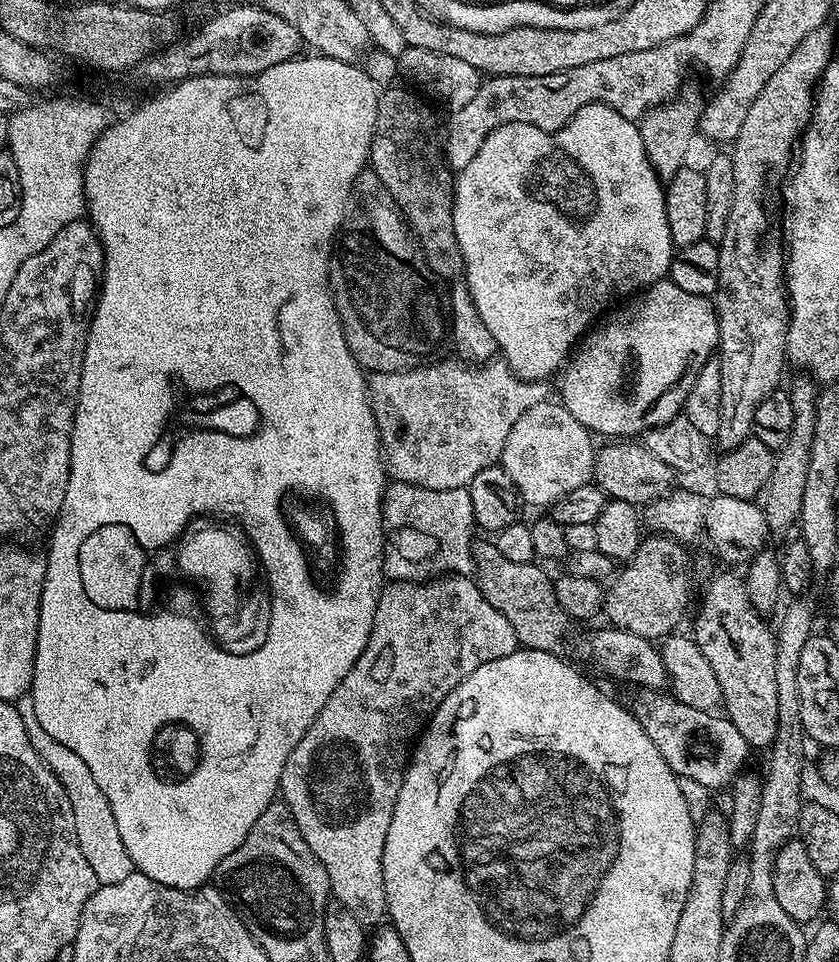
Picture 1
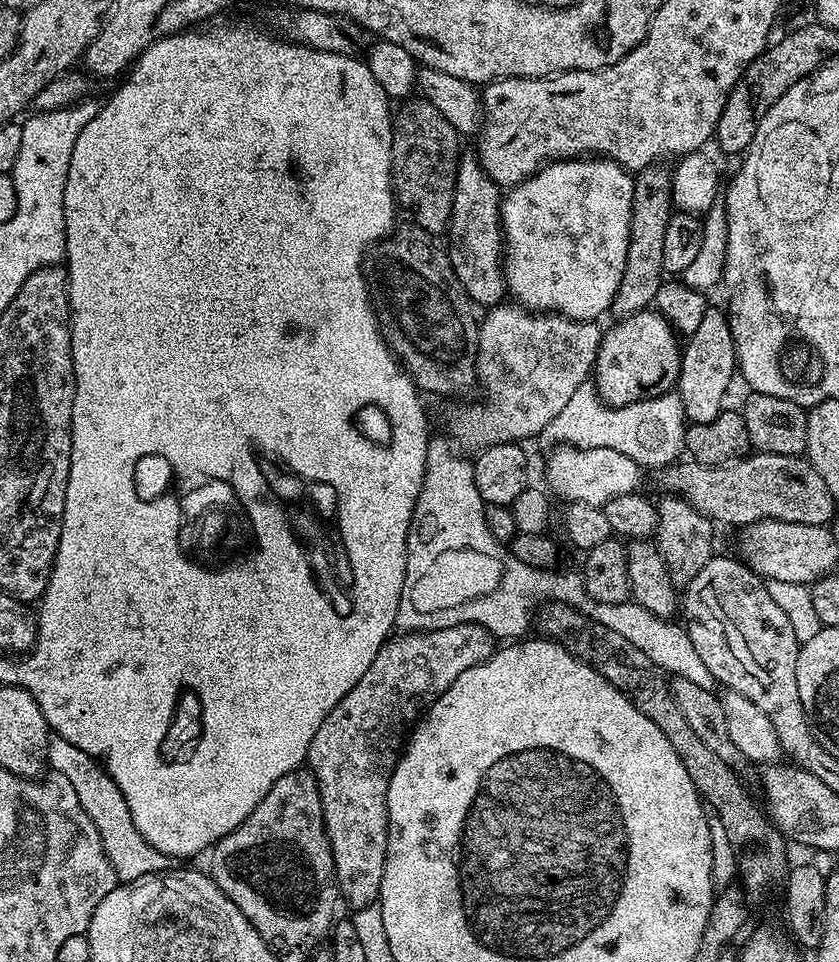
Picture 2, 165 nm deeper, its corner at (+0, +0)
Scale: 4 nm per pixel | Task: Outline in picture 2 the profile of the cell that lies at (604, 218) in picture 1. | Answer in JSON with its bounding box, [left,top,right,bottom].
[500,158,633,321]

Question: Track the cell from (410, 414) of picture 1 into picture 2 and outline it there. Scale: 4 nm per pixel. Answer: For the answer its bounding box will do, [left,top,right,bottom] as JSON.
[447,302,602,449]

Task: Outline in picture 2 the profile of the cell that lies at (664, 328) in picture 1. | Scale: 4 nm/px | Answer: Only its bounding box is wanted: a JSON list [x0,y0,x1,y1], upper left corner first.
[594,310,682,408]

